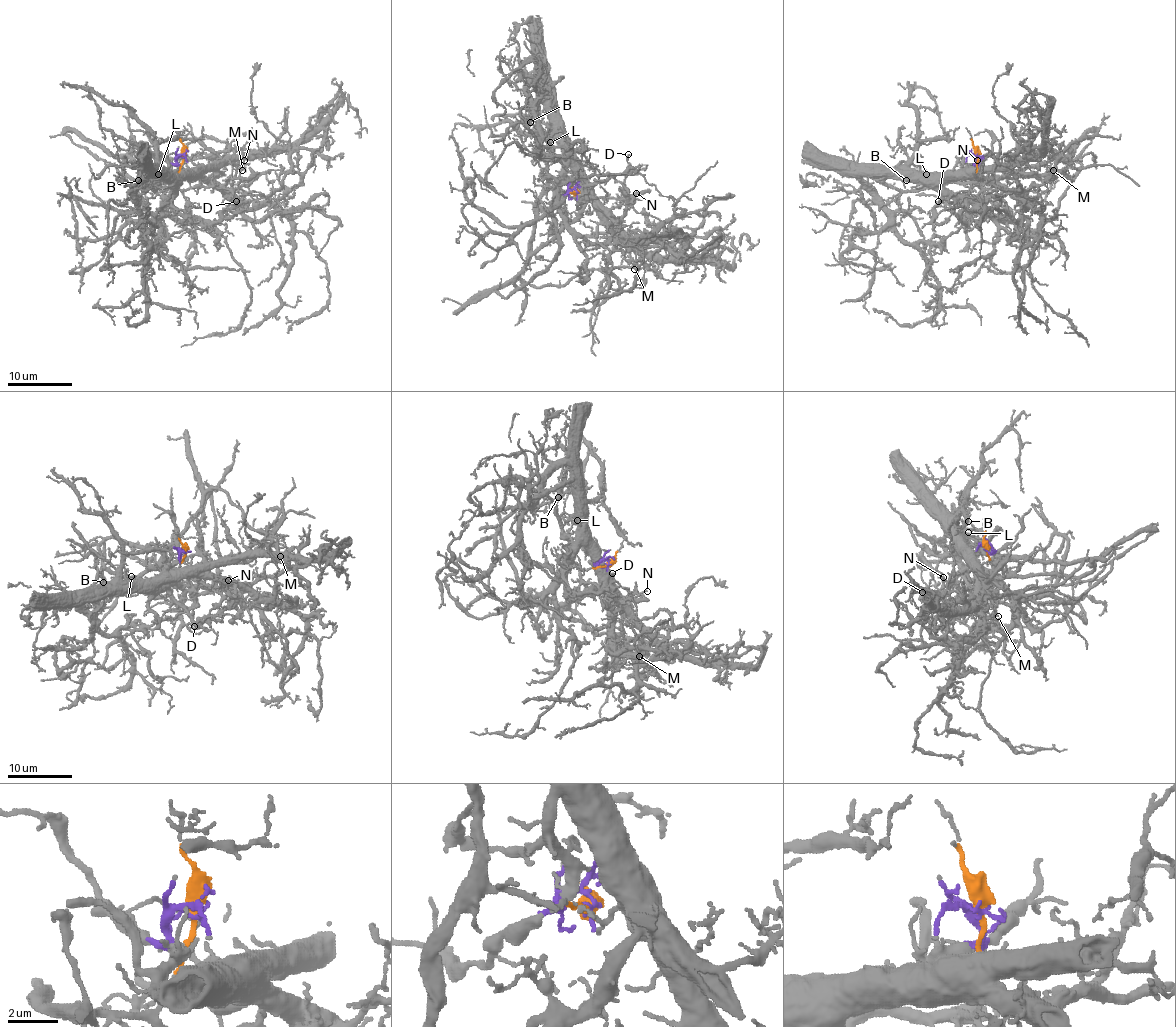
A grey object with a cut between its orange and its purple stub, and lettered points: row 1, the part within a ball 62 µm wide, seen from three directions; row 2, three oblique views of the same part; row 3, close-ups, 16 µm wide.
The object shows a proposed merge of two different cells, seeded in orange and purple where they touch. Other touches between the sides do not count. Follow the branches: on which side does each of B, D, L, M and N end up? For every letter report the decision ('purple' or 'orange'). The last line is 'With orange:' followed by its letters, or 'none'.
B: purple
D: orange
L: purple
M: purple
N: purple
With orange: D

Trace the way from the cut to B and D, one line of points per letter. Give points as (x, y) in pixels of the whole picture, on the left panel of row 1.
B: (184, 155), (182, 165), (174, 176), (148, 176), (138, 166), (138, 181)
D: (184, 155), (174, 181), (179, 189), (227, 187), (235, 202)

